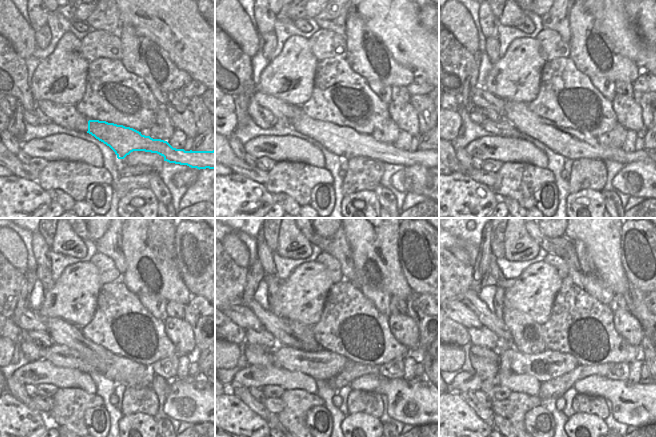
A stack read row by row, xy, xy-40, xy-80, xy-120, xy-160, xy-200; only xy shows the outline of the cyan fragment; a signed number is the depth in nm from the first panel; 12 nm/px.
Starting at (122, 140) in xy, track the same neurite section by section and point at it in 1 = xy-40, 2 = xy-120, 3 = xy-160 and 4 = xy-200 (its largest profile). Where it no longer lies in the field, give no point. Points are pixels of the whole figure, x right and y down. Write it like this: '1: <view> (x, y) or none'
1: xy-40 (346, 142)
2: xy-120 (117, 368)
3: xy-160 (277, 326)
4: xy-200 (470, 298)

